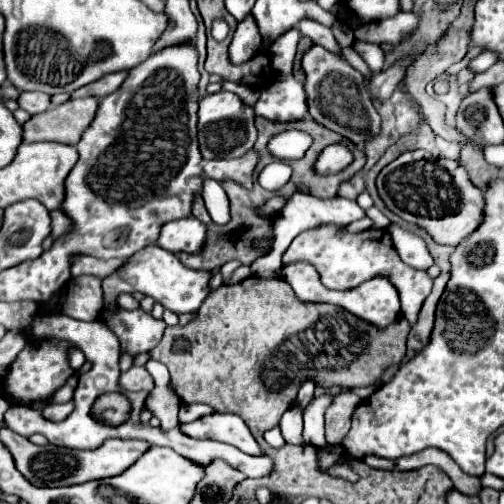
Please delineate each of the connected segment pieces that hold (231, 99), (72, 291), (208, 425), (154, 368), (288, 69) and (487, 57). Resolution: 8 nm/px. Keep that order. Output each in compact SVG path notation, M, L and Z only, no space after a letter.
M216 92L216 94L208 94L204 98L200 98L200 110L198 110L200 122L200 152L204 160L210 158L238 158L240 154L246 154L256 138L258 138L258 130L256 130L256 112L252 106L244 104L238 94L234 92Z
M78 276L68 284L62 314L92 322L102 310L102 282L96 276Z
M214 412L210 416L194 420L190 424L180 424L180 428L182 428L182 434L186 434L190 438L208 438L208 440L226 442L226 444L232 444L250 456L264 454L260 450L260 444L250 434L248 426L236 414Z
M150 360L146 364L146 370L154 378L154 390L150 392L146 400L146 408L154 412L156 418L162 420L162 428L174 428L178 424L178 408L180 408L180 398L176 392L170 388L170 374L168 368L162 362Z
M296 28L288 30L280 40L270 46L270 64L278 74L292 74L296 46L300 40L300 32Z
M485 51L477 56L477 65L473 66L473 63L468 64L468 68L475 73L481 73L489 69L498 61L498 54L493 51Z

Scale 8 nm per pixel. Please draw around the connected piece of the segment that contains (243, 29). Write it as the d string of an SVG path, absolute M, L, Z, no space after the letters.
M248 16L244 22L238 24L234 38L230 42L230 48L228 48L230 62L236 66L248 62L250 58L254 58L260 52L260 44L262 44L262 38L258 34L258 26L256 26L254 18Z

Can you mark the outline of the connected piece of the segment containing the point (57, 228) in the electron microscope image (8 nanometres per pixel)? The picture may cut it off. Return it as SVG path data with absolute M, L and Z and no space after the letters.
M52 210L50 216L52 216L52 236L54 238L58 238L70 230L72 222L68 220L68 216L62 210Z

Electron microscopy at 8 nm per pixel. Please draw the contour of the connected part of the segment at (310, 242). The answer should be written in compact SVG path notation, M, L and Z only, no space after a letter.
M318 226L318 230L306 230L300 234L300 238L294 238L290 248L282 256L282 264L290 264L296 260L308 260L312 262L322 278L322 284L332 290L348 290L356 288L362 282L386 276L392 284L396 284L396 290L400 294L400 304L406 312L402 312L410 324L416 322L416 316L422 308L422 302L432 290L432 278L426 270L416 270L408 264L404 264L392 246L392 238L388 230L364 230L364 232L344 232L344 226Z

